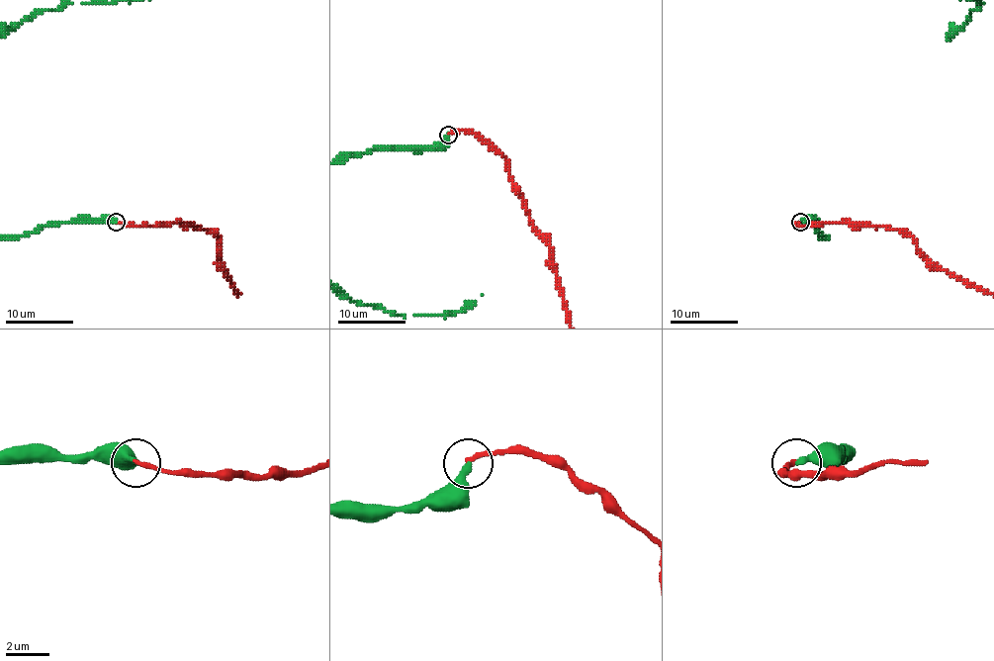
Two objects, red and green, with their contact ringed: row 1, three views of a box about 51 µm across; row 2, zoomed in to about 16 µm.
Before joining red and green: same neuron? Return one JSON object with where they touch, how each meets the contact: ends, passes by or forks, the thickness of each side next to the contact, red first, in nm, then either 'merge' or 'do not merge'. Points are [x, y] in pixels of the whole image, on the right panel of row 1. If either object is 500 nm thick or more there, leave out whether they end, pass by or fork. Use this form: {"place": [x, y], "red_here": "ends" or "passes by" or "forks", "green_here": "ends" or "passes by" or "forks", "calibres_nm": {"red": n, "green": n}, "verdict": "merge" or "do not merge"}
{"place": [800, 222], "red_here": "ends", "green_here": "ends", "calibres_nm": {"red": 200, "green": 300}, "verdict": "merge"}

